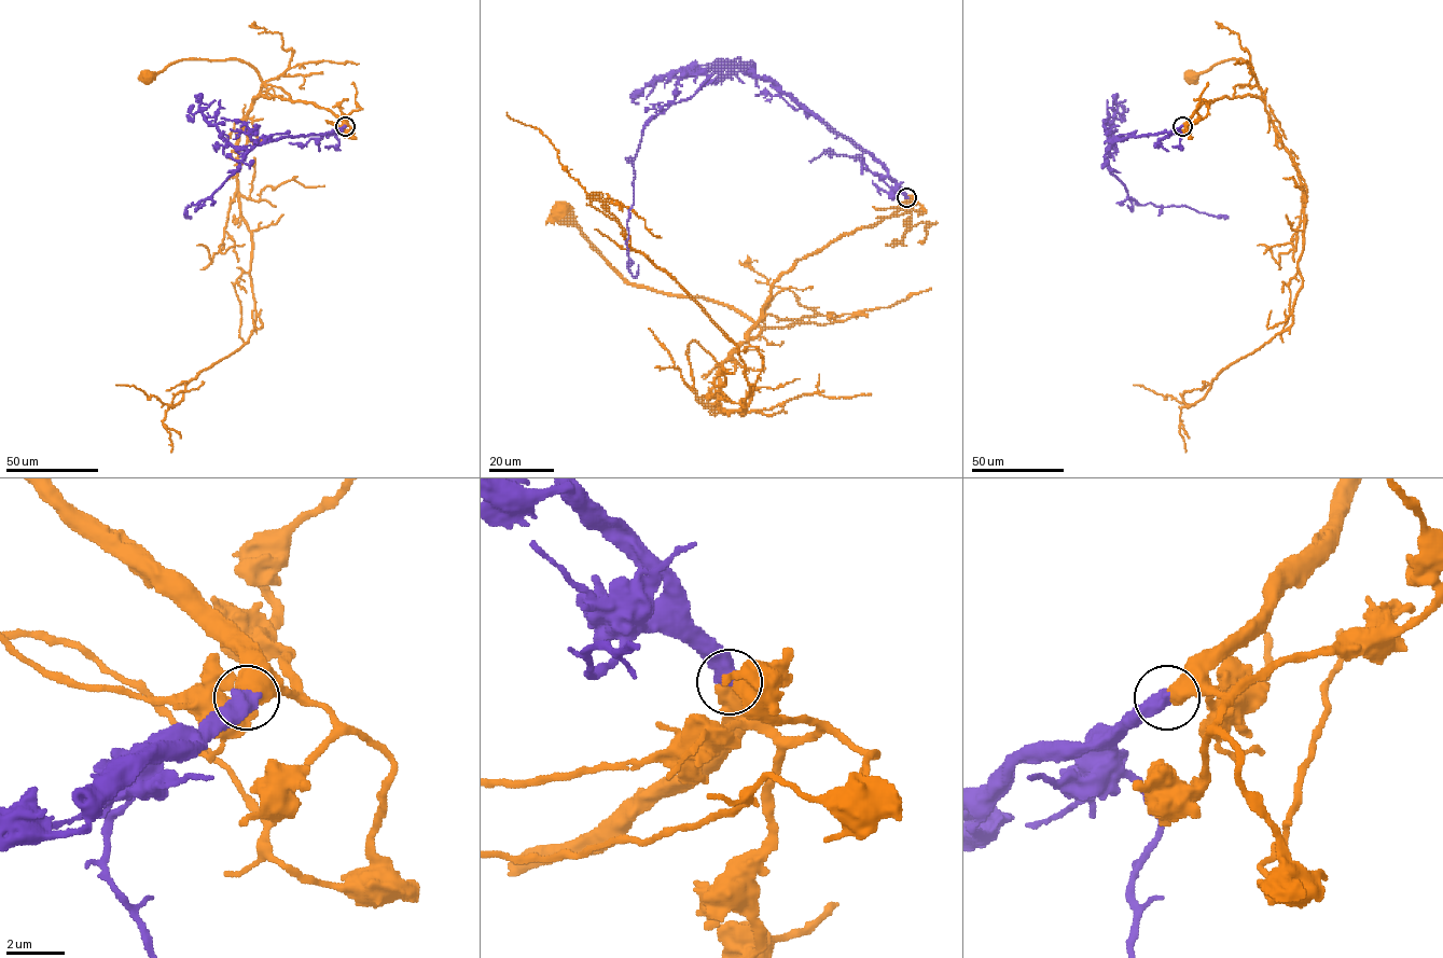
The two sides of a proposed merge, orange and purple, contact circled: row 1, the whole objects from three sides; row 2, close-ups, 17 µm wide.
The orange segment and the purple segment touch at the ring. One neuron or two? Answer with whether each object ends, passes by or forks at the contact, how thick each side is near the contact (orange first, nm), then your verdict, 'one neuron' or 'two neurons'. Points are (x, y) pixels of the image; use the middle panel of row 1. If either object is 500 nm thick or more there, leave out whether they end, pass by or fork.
calibres 600 and 600 nm; one neuron

